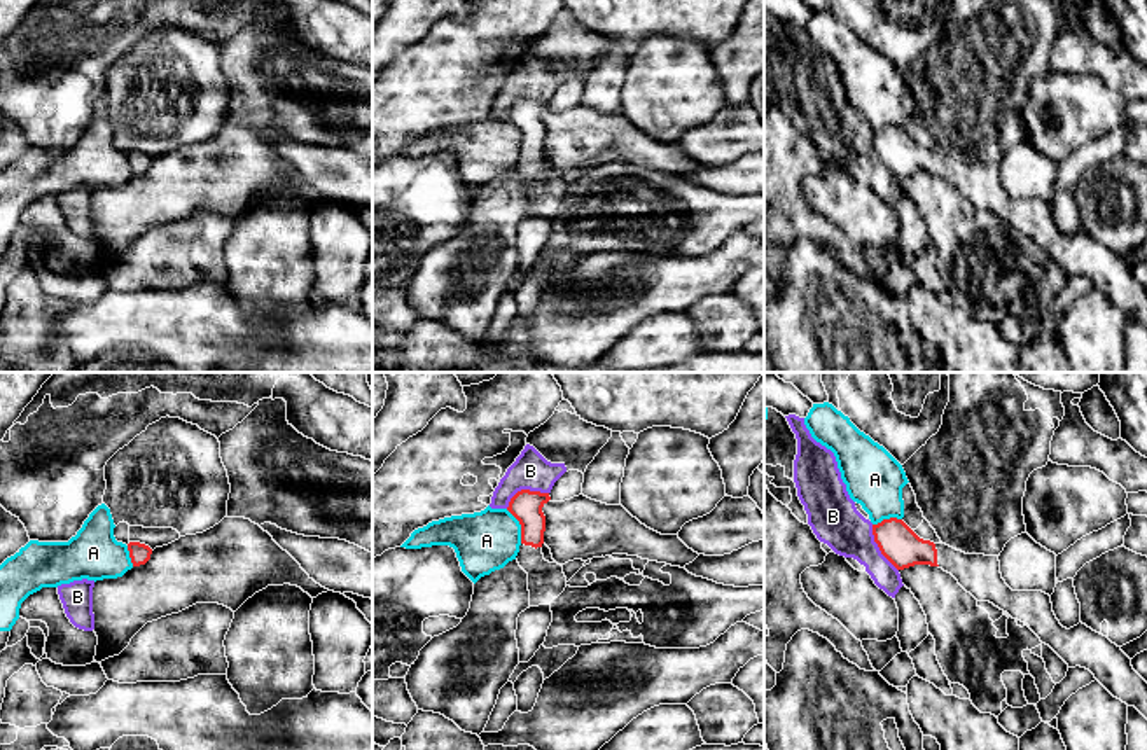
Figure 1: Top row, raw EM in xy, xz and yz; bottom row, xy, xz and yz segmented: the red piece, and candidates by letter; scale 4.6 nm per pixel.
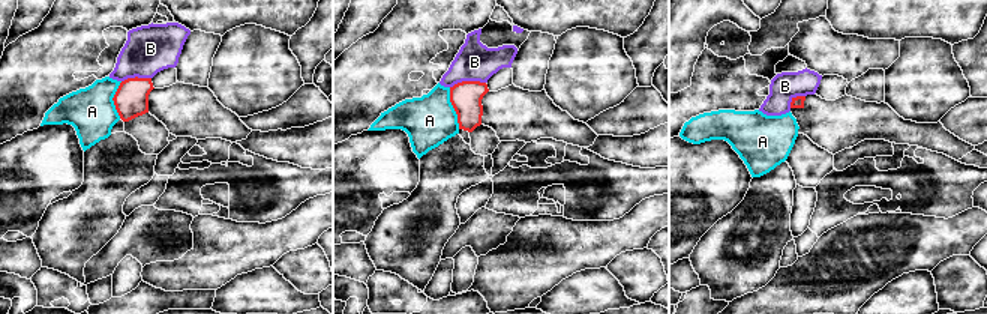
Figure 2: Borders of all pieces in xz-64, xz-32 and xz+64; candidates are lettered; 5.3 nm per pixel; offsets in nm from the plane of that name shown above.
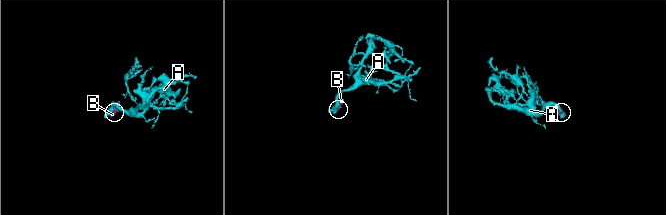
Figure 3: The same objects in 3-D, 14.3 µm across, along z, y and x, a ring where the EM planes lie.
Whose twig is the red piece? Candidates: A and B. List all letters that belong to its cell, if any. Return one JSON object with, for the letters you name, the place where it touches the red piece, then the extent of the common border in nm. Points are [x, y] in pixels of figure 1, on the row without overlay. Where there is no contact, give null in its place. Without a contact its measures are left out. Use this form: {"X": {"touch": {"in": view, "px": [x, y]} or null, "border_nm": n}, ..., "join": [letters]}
{"join": []}

